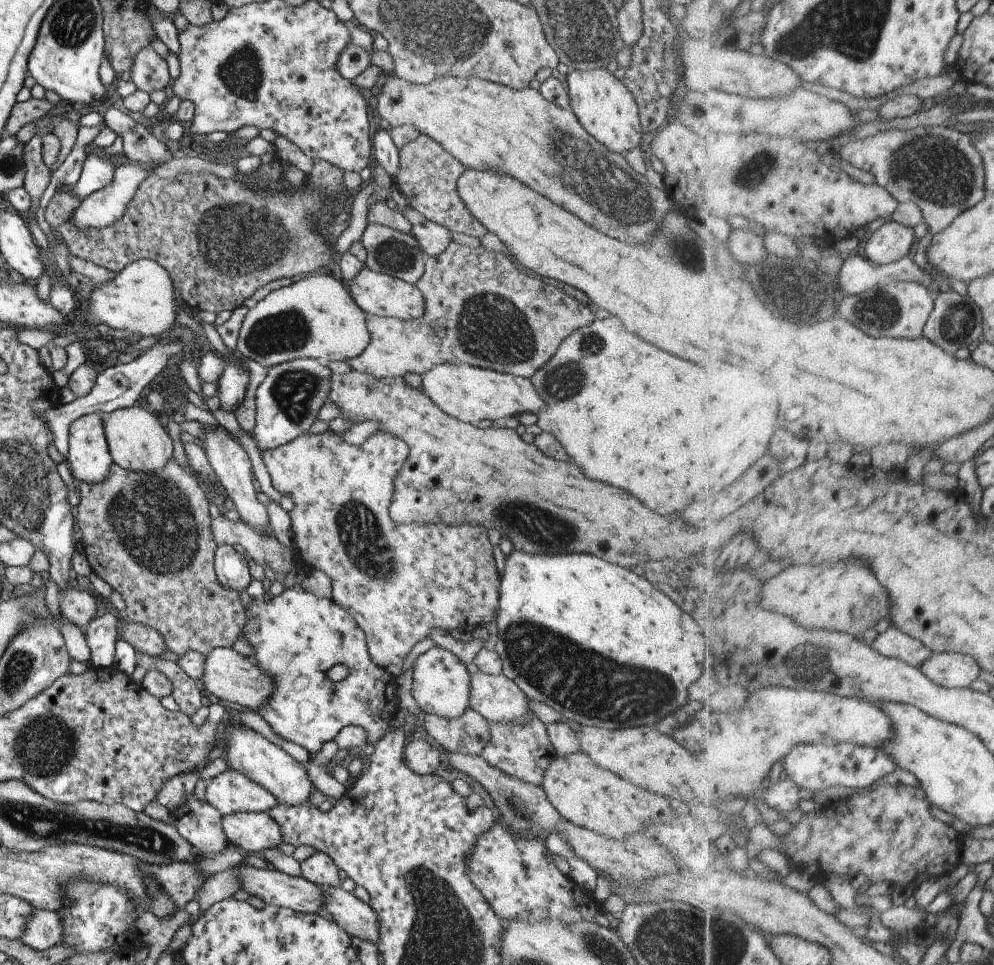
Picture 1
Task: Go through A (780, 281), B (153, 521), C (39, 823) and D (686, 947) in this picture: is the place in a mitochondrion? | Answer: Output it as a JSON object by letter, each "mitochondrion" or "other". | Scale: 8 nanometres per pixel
{"A":"mitochondrion","B":"mitochondrion","C":"mitochondrion","D":"mitochondrion"}

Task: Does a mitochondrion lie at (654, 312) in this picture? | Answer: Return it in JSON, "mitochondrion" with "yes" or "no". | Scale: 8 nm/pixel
{"mitochondrion":"no"}

